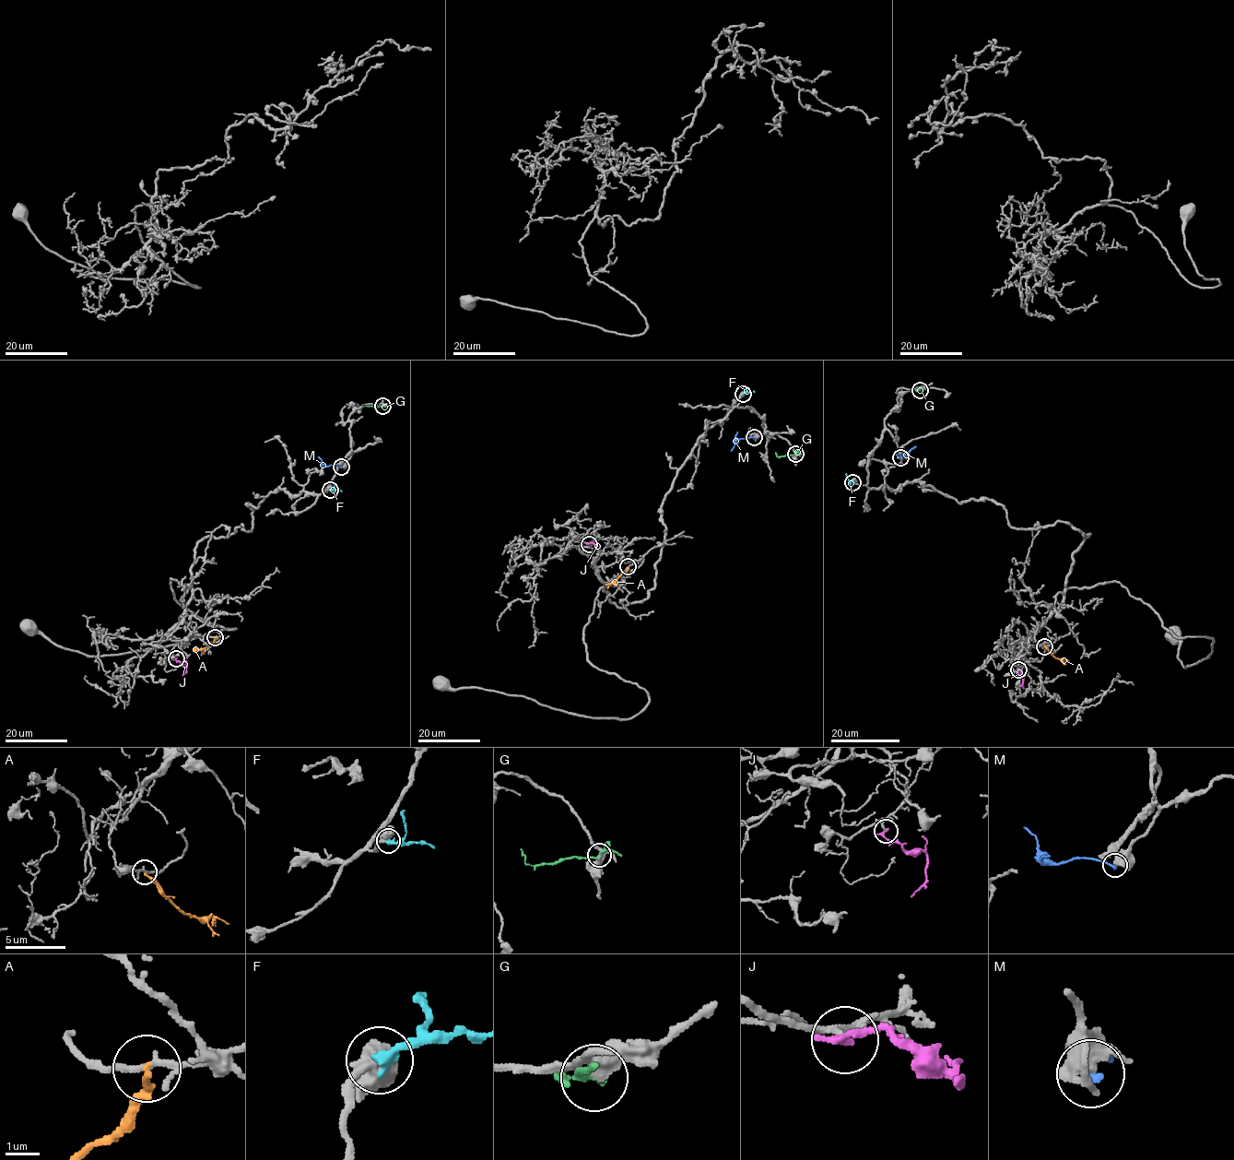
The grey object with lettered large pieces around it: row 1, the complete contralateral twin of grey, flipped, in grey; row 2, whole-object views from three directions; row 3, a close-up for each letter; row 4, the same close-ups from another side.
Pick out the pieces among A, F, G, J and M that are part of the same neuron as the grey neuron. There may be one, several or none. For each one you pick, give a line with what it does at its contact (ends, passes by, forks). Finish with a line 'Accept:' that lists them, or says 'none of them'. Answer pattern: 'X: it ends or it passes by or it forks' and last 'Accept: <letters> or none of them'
J: it ends
Accept: J

